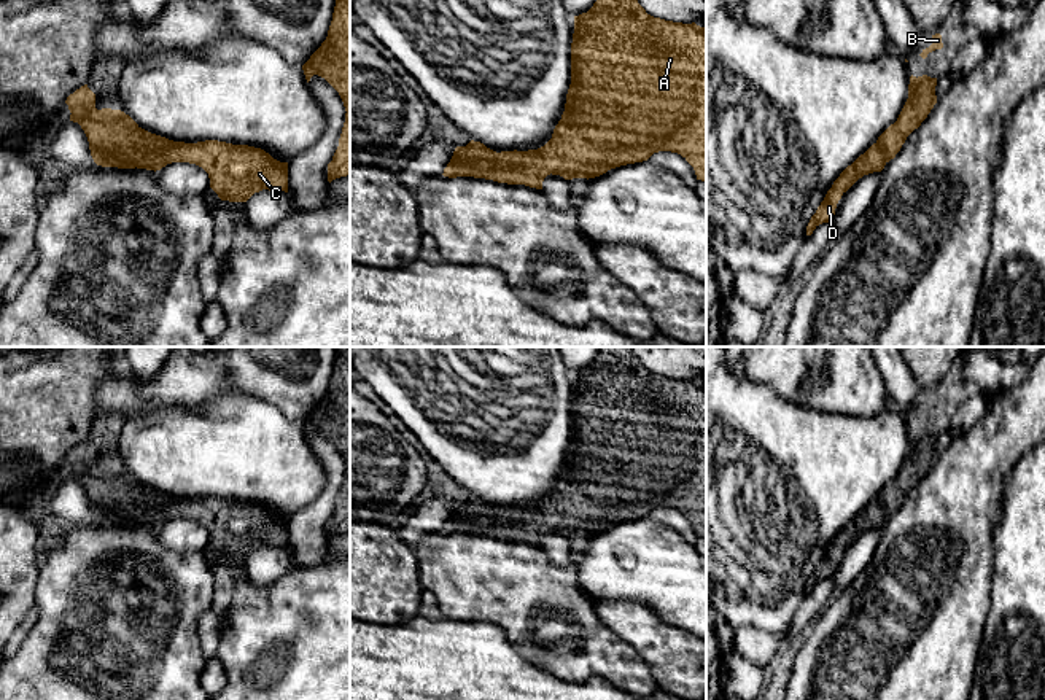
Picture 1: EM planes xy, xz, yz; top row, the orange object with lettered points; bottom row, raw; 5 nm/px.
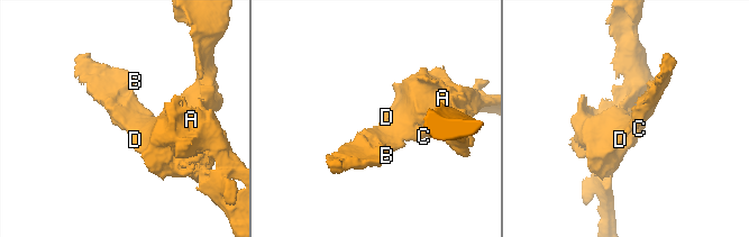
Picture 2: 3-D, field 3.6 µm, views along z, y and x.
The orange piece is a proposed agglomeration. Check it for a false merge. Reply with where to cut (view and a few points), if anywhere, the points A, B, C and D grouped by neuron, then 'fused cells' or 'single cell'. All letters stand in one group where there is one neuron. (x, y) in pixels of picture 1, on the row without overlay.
no cut | A B C D | single cell

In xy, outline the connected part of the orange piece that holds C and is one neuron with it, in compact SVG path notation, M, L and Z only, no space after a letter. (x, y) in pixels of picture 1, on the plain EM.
M87 441L65 457L70 477L84 487L94 519L102 523L161 527L172 519L202 523L221 557L247 558L262 546L288 549L288 519L261 504L218 496L173 498L142 485L121 466L95 465Z

